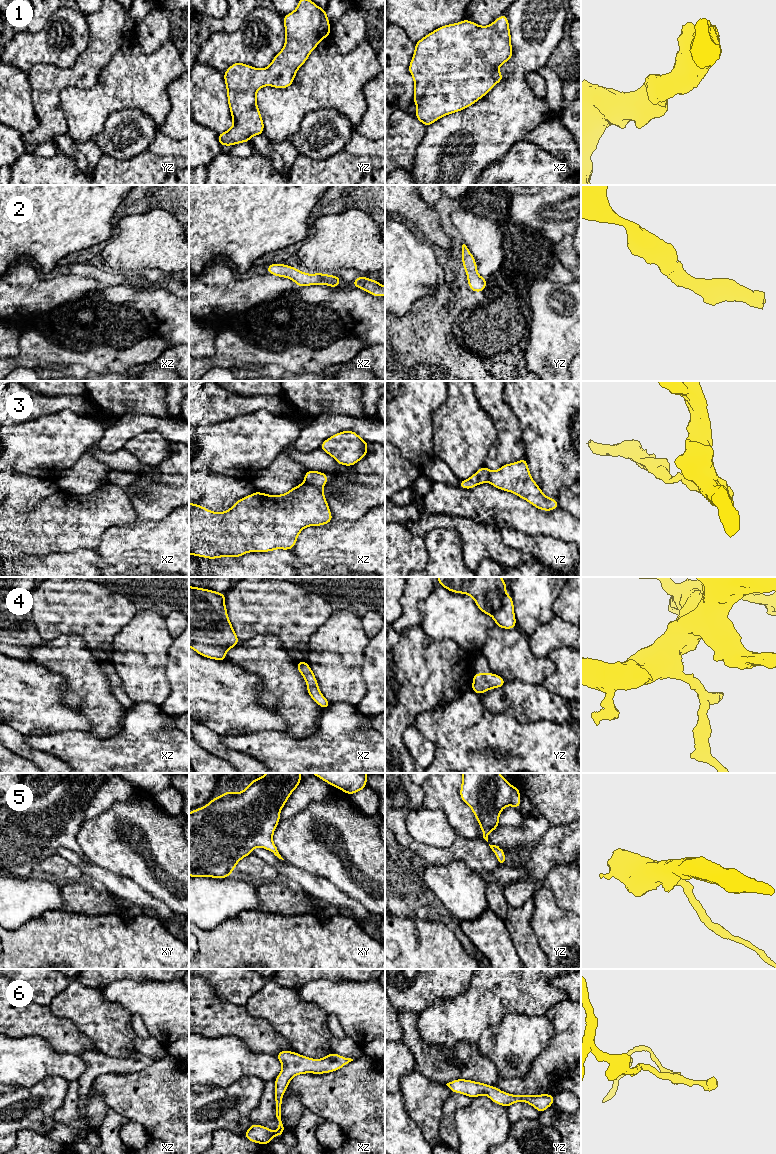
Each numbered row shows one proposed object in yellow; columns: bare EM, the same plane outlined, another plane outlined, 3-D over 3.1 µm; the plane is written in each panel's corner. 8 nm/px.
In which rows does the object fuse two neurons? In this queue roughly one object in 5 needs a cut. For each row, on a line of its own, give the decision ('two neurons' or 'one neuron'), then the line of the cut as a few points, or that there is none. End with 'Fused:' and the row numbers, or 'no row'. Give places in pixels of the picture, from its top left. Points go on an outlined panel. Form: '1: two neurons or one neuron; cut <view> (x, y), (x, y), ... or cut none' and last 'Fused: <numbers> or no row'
1: one neuron; cut none
2: one neuron; cut none
3: two neurons; cut xz (304, 482), (321, 487)
4: one neuron; cut none
5: one neuron; cut none
6: one neuron; cut none
Fused: 3

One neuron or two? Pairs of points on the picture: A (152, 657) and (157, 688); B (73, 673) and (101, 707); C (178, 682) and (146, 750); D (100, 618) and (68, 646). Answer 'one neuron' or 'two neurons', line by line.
A: one neuron
B: one neuron
C: two neurons
D: two neurons

